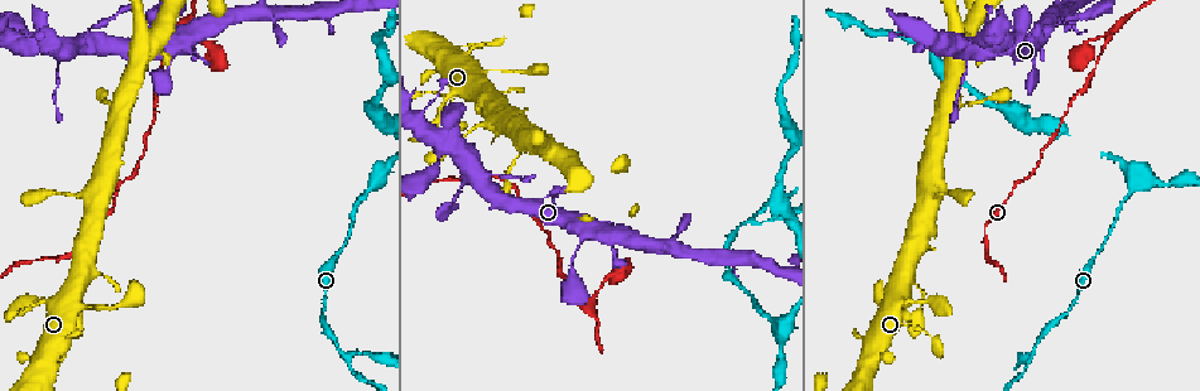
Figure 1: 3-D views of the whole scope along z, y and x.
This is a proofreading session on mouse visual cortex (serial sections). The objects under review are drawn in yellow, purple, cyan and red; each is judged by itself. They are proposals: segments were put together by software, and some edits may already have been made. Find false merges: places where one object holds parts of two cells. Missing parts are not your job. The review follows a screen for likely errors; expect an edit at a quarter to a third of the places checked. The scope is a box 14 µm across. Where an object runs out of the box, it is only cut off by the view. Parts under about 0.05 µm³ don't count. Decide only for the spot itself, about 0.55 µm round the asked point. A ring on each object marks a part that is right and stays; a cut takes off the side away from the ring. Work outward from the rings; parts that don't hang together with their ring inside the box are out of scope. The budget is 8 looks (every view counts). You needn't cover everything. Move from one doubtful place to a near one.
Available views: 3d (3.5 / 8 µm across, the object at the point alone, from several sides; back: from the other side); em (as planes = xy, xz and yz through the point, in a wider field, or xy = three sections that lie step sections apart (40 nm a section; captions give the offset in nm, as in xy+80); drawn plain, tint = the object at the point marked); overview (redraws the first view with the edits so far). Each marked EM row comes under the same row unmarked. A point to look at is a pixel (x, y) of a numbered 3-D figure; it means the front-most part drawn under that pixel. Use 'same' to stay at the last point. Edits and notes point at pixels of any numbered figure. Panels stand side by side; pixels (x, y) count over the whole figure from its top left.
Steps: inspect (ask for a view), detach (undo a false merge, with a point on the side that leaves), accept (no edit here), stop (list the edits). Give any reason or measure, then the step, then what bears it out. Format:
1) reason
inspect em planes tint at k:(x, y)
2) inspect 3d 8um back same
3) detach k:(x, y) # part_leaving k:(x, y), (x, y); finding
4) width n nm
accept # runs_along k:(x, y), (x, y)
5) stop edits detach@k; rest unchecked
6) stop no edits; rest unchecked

a narrow waist
inspect em xy step 1 tint at 1:(581, 305)

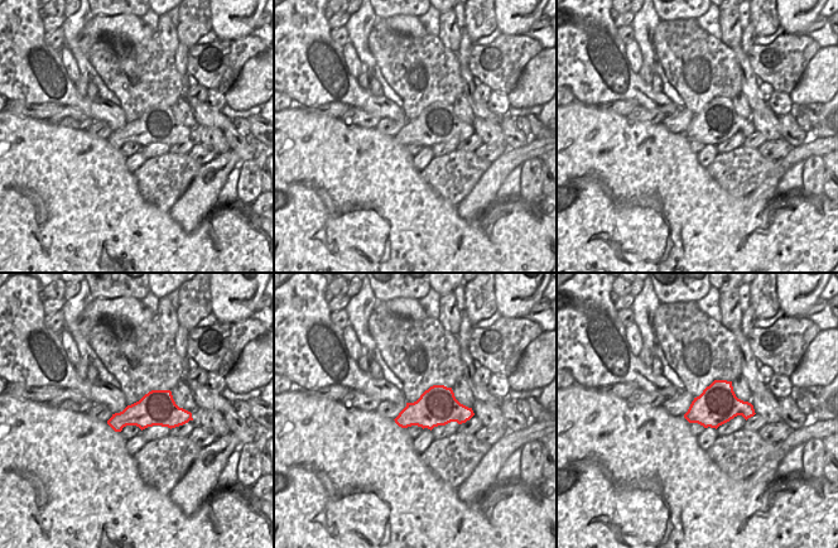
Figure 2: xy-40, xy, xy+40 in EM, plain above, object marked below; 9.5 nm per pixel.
wider look
inspect 3d 3.5um back same

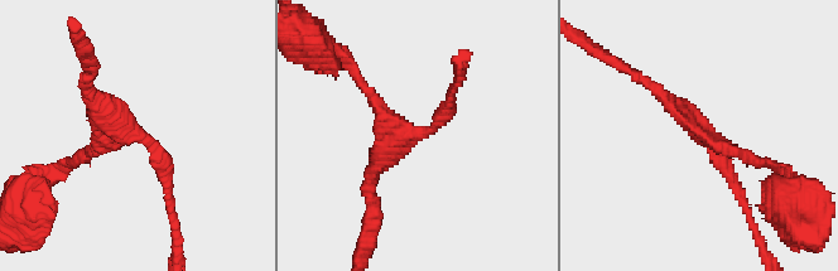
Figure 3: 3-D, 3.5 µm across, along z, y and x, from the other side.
arms 3
accept # runs_along 3:(167, 193), (159, 158), (135, 135), (77, 158); continuous, no second cell

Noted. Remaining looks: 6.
inspect 3d 3.5um at 1:(378, 183)

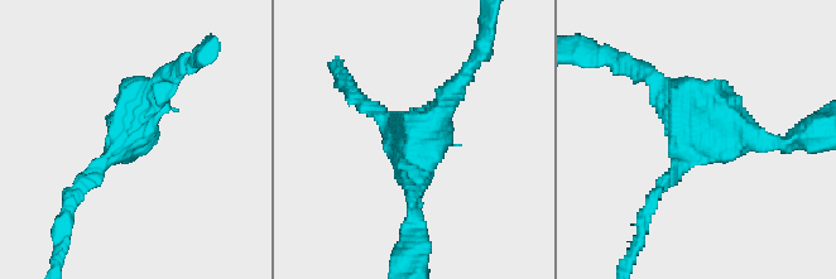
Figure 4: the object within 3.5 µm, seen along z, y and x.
inspect em planes tint at 4:(132, 138)

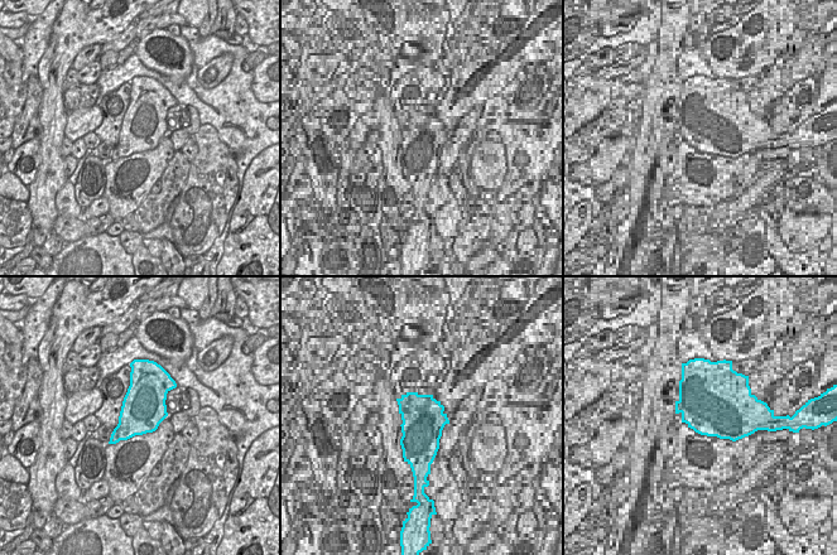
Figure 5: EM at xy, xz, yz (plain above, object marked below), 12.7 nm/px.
accept # runs_along 4:(359, 100), (413, 145), (413, 232); all the same cell

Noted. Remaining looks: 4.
inspect 3d 8um at 1:(1030, 358)

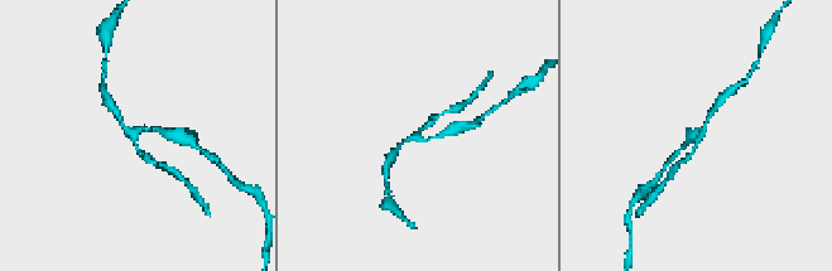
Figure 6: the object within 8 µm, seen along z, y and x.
arms 3; arm_widths 150, 150, 150 nm; shape alone is not enough
inspect em xy step 1 tint at 6:(704, 134)

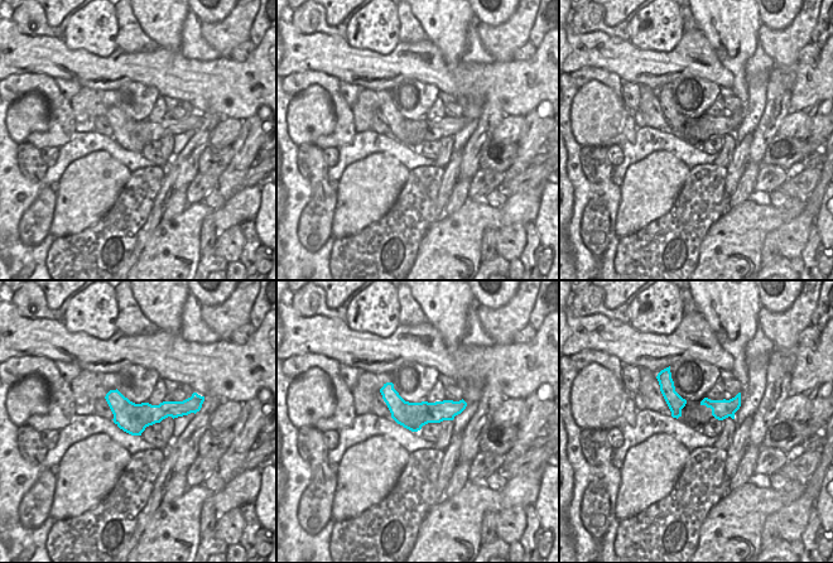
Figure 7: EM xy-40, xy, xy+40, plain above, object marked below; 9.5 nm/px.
detach 6:(448, 131) # part_leaving 6:(423, 140), (471, 124); a second cell is stuck on

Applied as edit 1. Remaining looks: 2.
stop edits detach@6; rest unchecked

